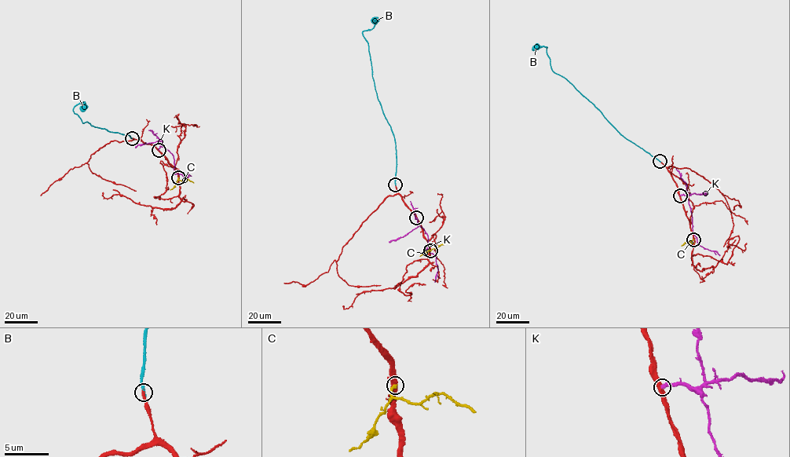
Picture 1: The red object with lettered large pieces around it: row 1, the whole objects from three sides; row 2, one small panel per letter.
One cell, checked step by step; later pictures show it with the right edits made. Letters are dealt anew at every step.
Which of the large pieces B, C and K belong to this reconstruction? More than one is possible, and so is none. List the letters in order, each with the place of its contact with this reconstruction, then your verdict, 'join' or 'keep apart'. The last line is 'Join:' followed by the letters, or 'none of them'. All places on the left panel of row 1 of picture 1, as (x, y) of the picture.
B: (132, 138) | keep apart
C: (178, 177) | keep apart
K: (159, 150) | keep apart
Join: none of them

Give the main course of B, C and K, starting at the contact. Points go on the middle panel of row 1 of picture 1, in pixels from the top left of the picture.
B: (395, 184), (394, 138), (377, 97), (368, 46), (362, 31), (374, 27), (373, 18)
C: (430, 251), (446, 243)
K: (416, 217), (428, 236), (426, 246), (436, 257), (438, 269), (434, 282)

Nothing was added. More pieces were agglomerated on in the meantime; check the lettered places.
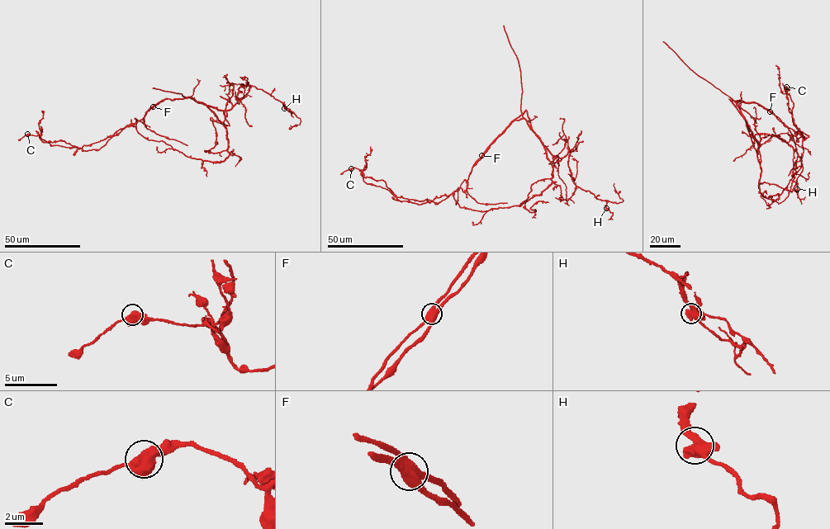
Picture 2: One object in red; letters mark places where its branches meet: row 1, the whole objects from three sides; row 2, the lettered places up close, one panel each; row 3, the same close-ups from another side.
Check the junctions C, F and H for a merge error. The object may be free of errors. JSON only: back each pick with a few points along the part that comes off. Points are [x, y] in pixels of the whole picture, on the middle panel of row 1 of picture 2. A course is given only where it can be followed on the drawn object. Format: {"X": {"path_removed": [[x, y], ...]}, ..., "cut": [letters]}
{"F": {"path_removed": [[481, 155], [526, 110], [552, 155], [566, 156], [568, 147], [577, 186], [599, 199], [621, 202], [614, 183]]}, "cut": ["F"]}

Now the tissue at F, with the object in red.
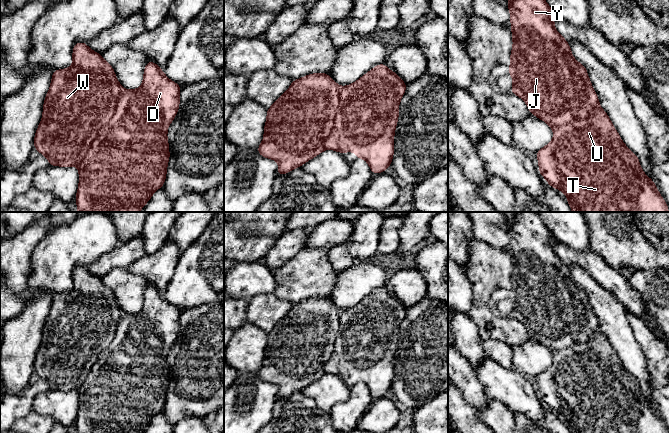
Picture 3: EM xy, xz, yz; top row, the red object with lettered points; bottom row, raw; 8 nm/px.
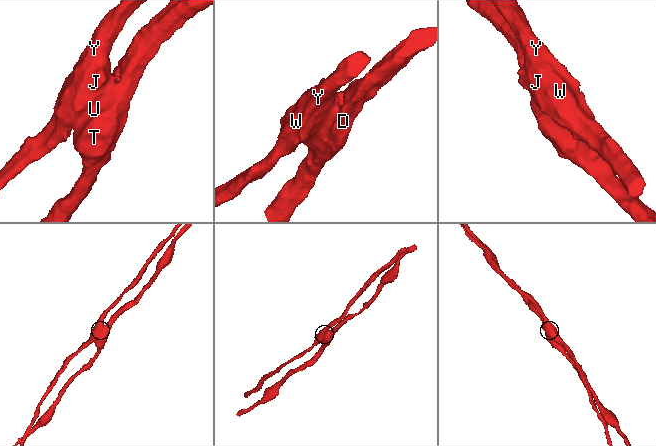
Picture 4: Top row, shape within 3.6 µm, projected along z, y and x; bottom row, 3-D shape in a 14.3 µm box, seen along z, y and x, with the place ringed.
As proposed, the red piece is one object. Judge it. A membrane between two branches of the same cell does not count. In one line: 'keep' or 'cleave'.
cleave

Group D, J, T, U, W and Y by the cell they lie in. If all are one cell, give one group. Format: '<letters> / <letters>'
D T U / J W Y

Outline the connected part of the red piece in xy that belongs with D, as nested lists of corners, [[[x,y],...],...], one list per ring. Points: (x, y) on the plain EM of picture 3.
[[[153,285],[146,287],[141,311],[126,316],[124,321],[119,324],[116,329],[114,343],[109,346],[109,350],[102,355],[100,361],[95,366],[90,368],[90,374],[86,377],[86,381],[83,382],[82,386],[78,389],[79,410],[75,420],[78,433],[142,433],[144,429],[150,424],[153,417],[157,413],[164,410],[167,397],[167,388],[170,382],[167,353],[178,336],[180,329],[180,315],[181,311],[176,306],[173,306],[167,302],[164,298],[164,295],[162,295],[158,289],[156,289]]]

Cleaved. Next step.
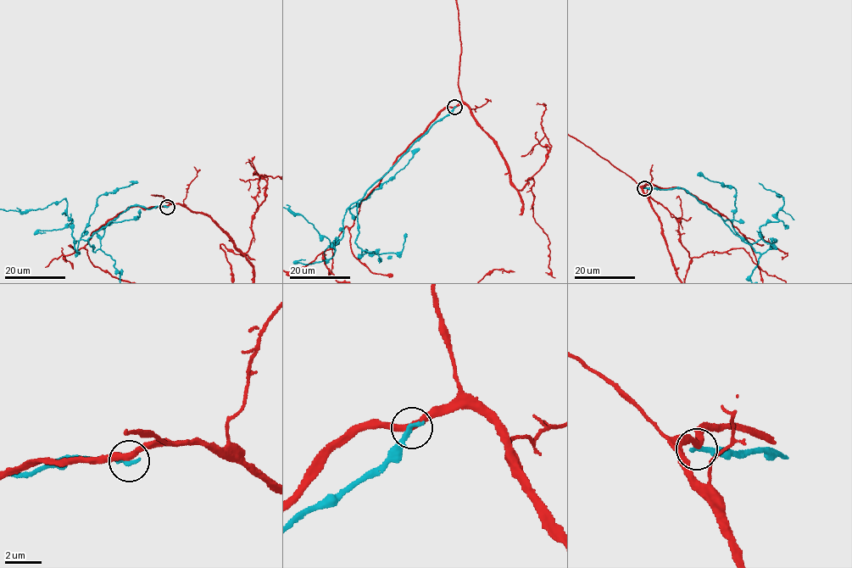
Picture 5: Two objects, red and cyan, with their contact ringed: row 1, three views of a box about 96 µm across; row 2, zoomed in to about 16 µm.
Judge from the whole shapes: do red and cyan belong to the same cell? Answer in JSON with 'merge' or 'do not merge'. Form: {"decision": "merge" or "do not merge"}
{"decision": "do not merge"}

